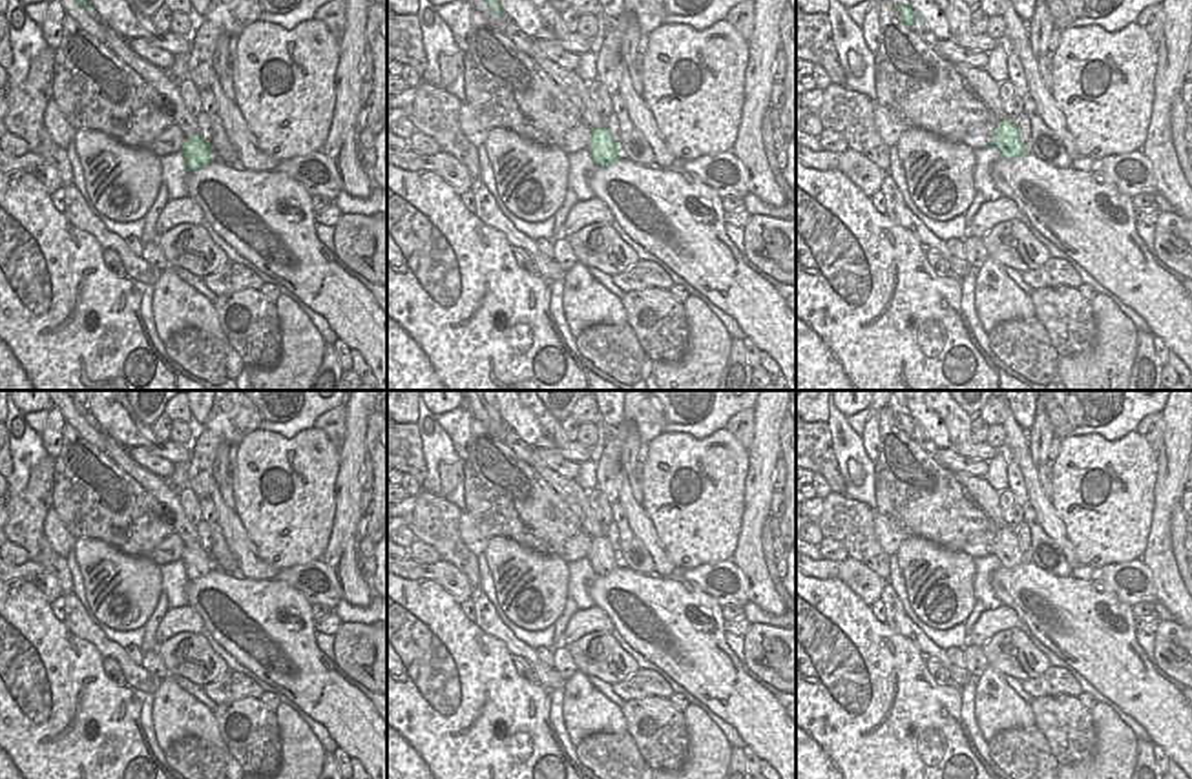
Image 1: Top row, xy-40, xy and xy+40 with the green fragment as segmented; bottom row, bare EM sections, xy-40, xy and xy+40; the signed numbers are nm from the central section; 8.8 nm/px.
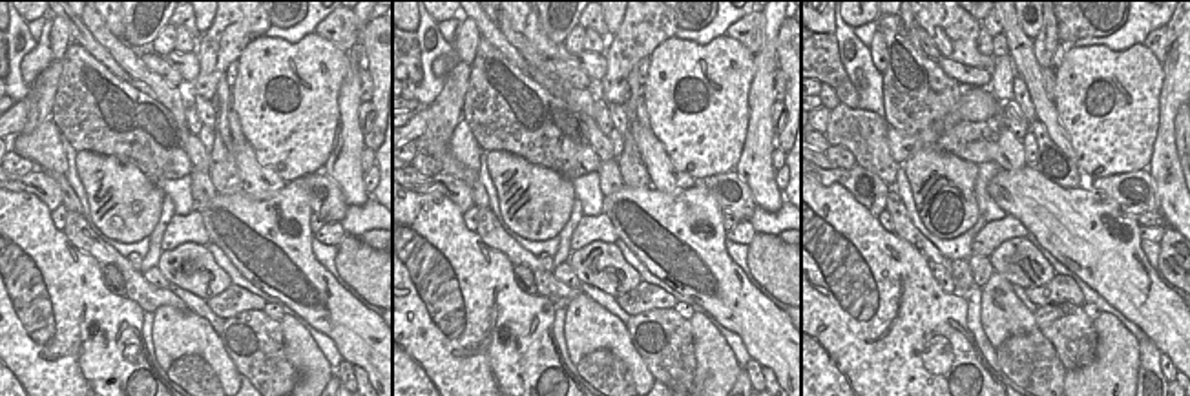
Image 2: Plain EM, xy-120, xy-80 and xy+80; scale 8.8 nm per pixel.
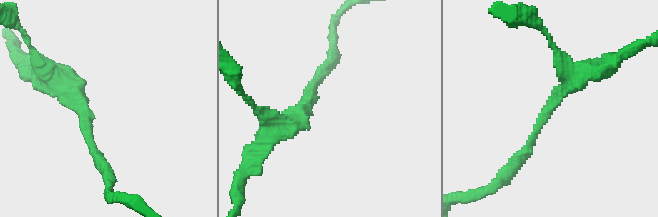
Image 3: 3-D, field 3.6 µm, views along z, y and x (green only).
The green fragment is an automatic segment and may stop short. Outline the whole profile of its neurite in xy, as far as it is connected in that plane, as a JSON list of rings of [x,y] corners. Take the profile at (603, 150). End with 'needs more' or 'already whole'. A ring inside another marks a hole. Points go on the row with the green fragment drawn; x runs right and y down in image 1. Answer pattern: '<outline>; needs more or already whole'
[[[606,126],[591,130],[588,150],[597,168],[604,168],[621,157],[619,146],[612,140]]]; already whole

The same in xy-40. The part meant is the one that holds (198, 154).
[[[201,135],[184,139],[181,151],[188,171],[201,170],[215,161],[210,144],[206,144]]]; already whole

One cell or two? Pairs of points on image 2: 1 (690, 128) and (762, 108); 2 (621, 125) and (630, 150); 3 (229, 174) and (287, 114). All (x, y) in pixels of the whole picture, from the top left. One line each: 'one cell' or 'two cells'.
1: two cells
2: two cells
3: two cells

